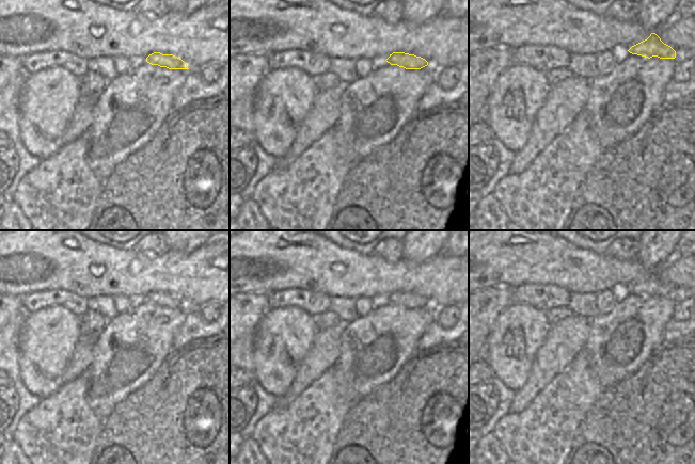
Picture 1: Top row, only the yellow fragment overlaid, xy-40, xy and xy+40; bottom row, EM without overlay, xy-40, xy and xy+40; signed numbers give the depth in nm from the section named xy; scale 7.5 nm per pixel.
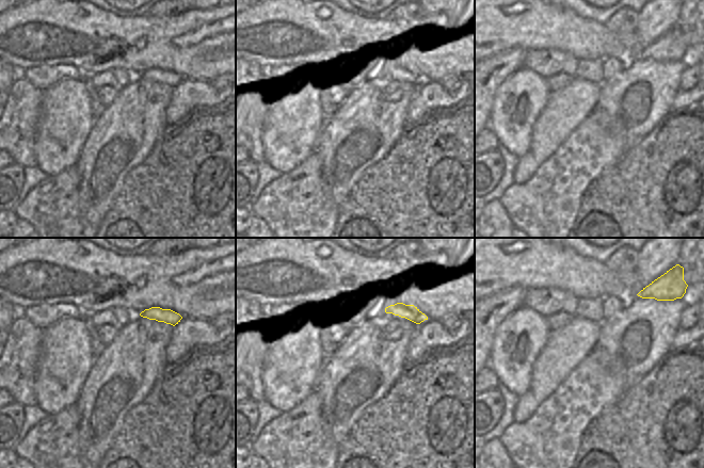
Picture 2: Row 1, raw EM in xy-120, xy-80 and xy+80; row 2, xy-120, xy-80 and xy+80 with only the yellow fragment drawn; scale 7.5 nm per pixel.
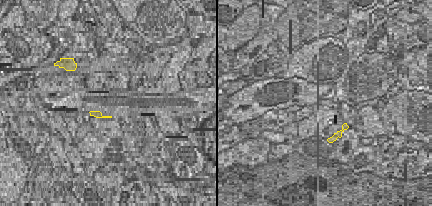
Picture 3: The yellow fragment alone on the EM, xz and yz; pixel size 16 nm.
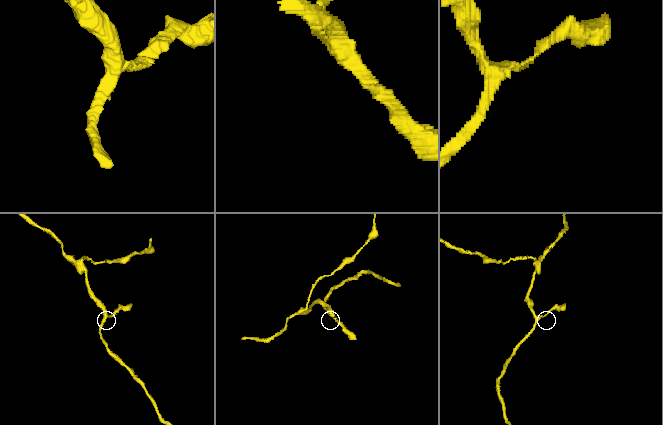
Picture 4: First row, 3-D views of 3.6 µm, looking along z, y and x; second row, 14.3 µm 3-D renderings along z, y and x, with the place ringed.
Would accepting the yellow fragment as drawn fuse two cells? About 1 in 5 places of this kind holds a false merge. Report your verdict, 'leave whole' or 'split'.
leave whole

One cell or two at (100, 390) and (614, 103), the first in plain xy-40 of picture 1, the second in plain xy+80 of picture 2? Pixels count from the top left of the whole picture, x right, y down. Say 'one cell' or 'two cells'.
one cell

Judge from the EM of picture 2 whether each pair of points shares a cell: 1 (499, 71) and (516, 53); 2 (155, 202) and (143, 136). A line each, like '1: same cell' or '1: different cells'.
1: same cell
2: different cells

